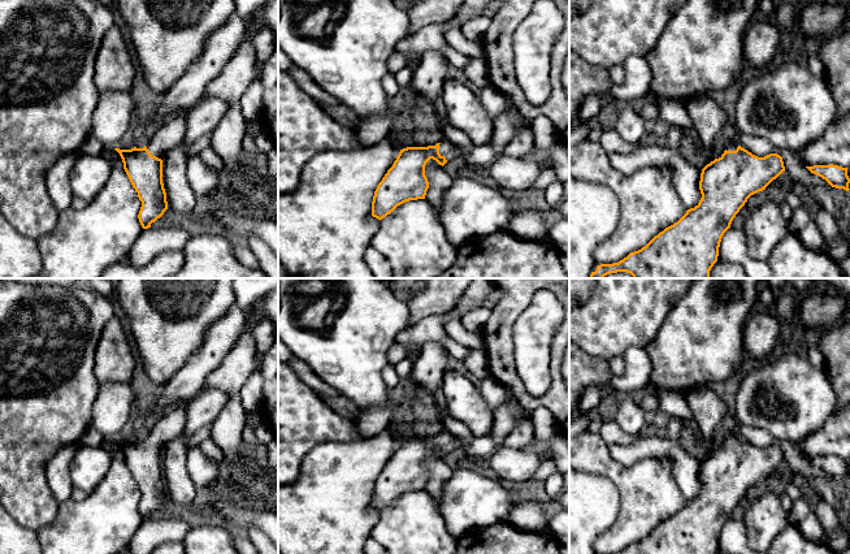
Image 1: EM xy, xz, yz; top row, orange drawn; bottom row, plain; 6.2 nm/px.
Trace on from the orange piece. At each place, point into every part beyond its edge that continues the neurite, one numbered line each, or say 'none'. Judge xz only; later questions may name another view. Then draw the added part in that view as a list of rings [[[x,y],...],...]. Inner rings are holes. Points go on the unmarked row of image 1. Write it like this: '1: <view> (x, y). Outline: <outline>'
1: xz (449, 441). Outline: [[[443,430],[441,433],[439,445],[441,445],[441,447],[444,447],[447,453],[465,450],[468,446],[459,437],[450,433],[448,430]]]

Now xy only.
1: xy (172, 425). Outline: [[[192,399],[172,407],[172,410],[153,427],[153,429],[147,433],[146,438],[152,447],[162,451],[166,442],[183,437],[187,406]]]

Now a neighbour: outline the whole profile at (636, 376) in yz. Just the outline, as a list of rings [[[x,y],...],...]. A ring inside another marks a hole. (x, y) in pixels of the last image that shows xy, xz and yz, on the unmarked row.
[[[630,346],[624,352],[625,369],[621,376],[615,376],[608,384],[608,390],[628,393],[645,389],[650,384],[651,360],[643,347]]]

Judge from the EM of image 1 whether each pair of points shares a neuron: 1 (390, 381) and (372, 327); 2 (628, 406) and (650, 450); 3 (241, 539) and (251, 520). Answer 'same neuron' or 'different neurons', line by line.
1: different neurons
2: different neurons
3: different neurons

